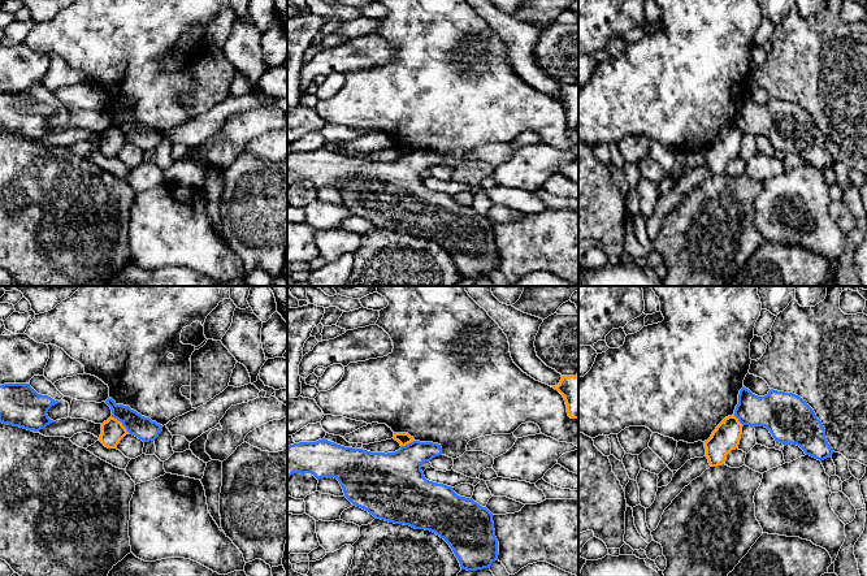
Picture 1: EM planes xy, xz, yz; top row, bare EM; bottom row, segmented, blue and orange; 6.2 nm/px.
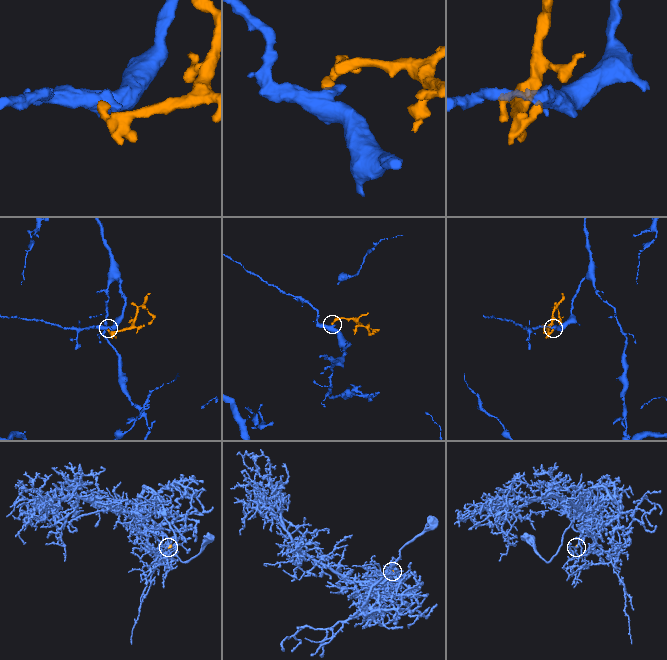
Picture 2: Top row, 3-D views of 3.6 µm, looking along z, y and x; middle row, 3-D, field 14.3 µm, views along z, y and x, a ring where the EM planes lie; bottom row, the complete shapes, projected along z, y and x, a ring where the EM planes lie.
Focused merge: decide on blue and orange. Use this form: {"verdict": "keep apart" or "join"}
{"verdict": "keep apart"}

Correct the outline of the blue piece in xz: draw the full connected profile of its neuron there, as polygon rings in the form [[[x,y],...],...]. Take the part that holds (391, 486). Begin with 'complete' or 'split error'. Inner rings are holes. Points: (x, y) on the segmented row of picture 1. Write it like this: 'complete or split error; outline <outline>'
complete; outline [[[322,438],[287,446],[287,477],[294,473],[311,473],[317,480],[334,477],[339,481],[344,497],[376,519],[430,530],[443,538],[461,569],[490,568],[499,555],[494,515],[472,498],[458,495],[454,488],[425,478],[421,464],[439,455],[442,447],[433,442],[413,441],[395,452],[385,454],[344,447]]]

